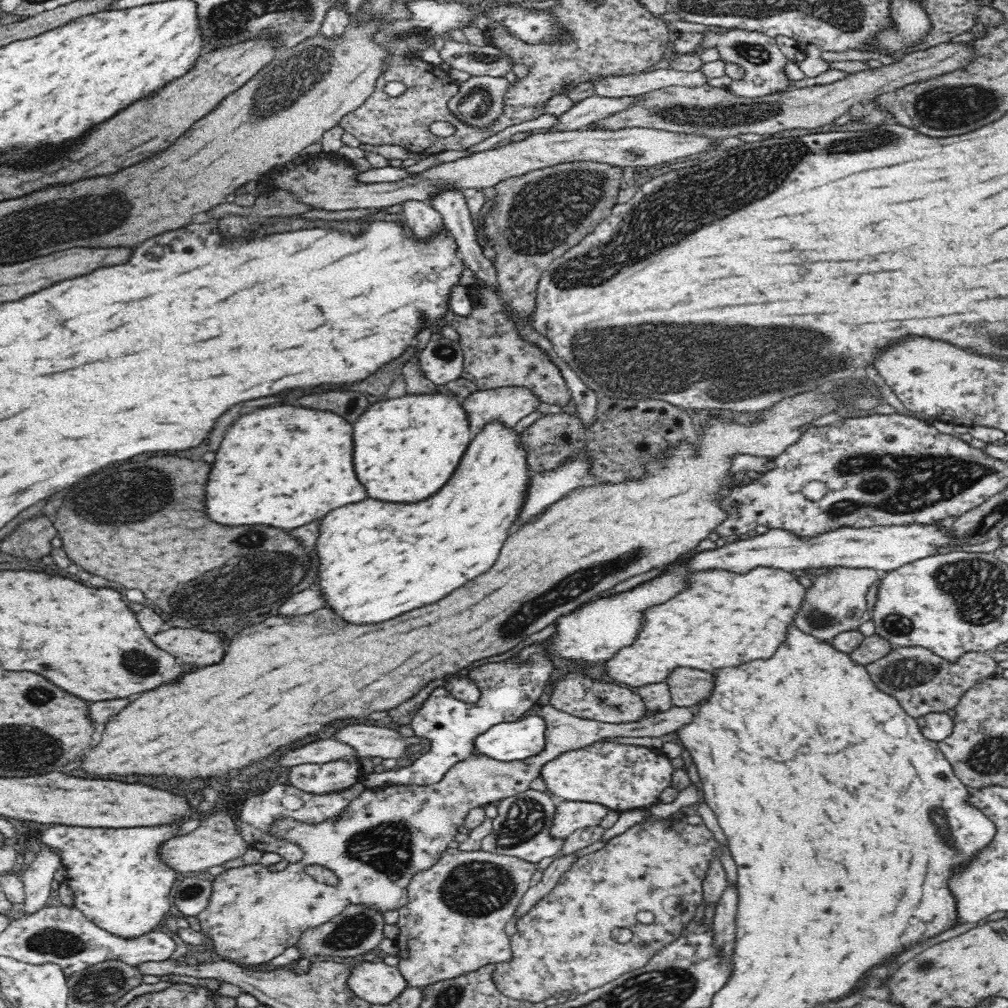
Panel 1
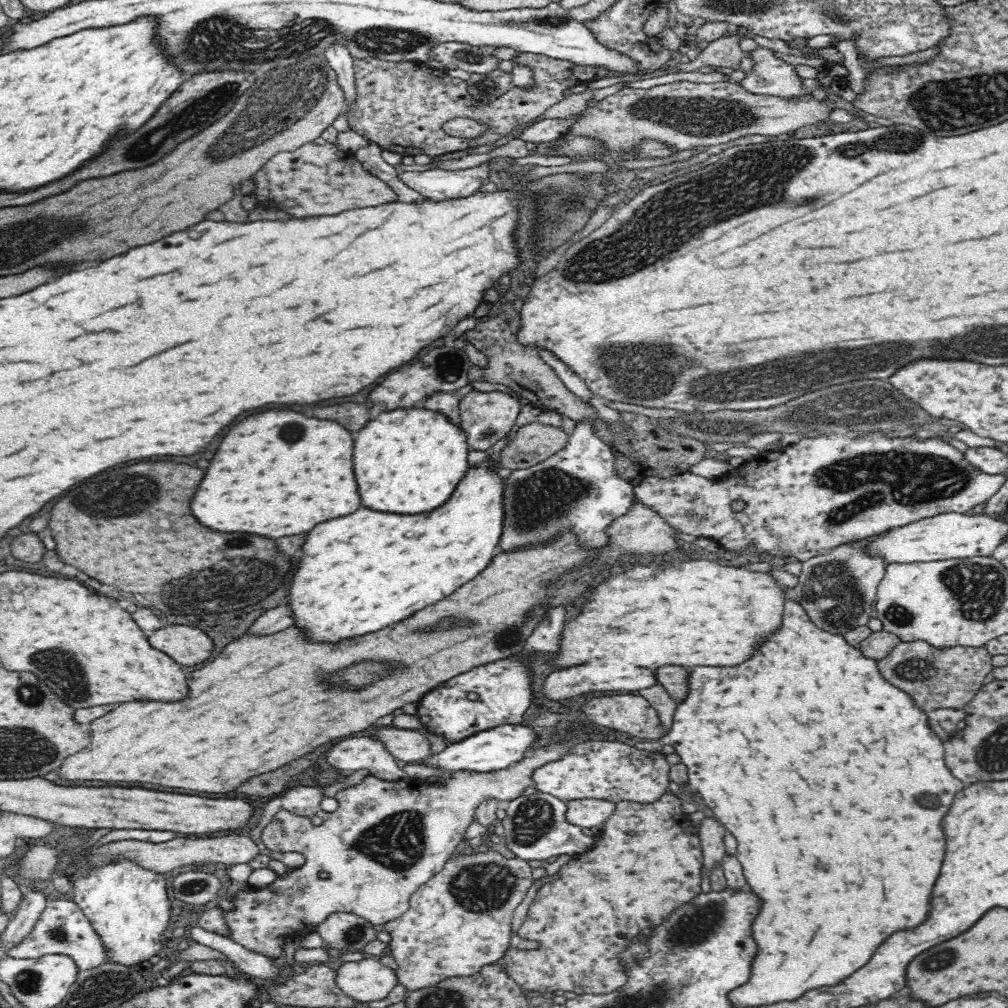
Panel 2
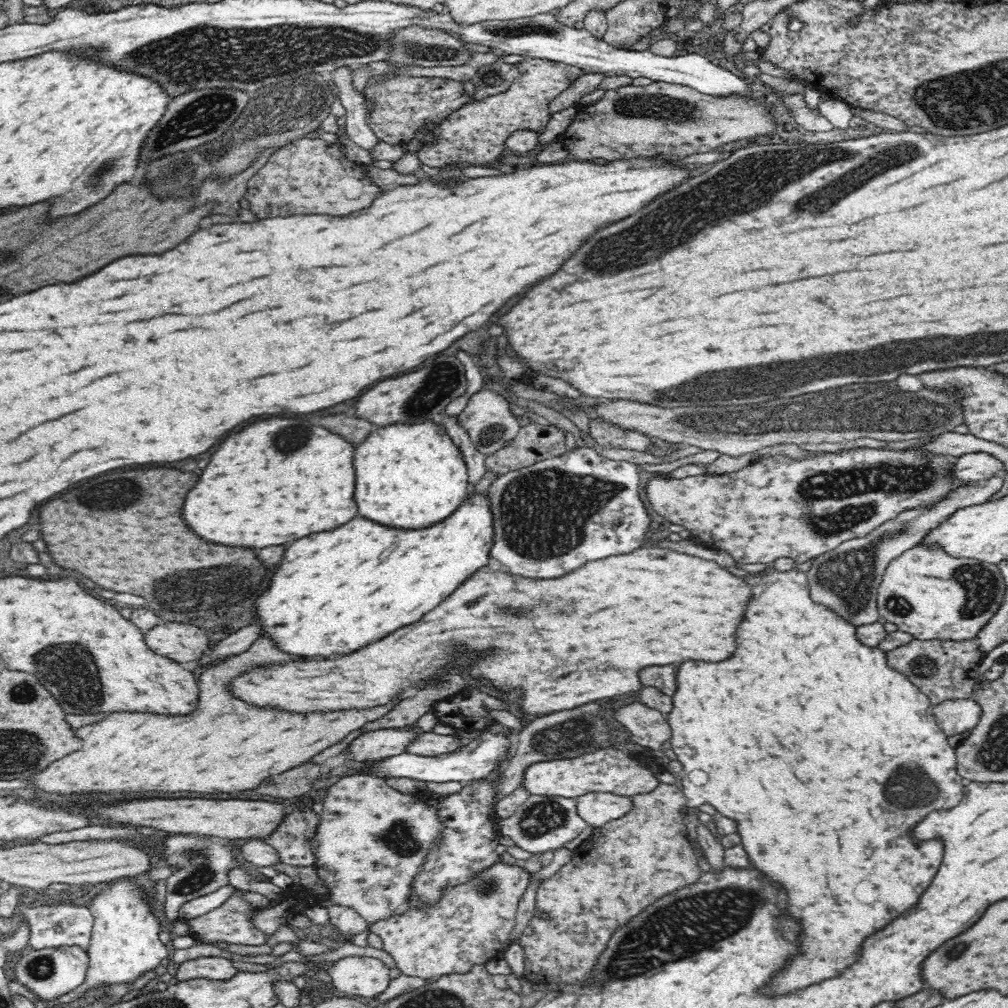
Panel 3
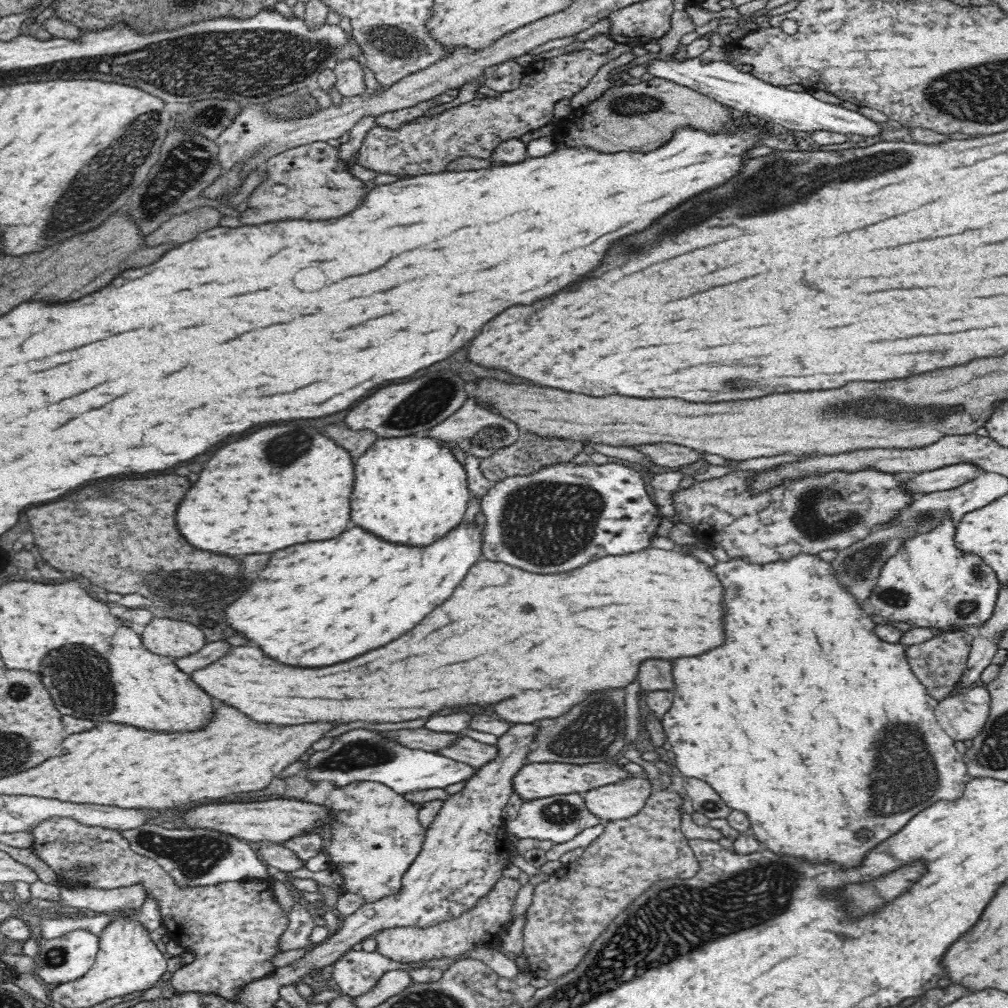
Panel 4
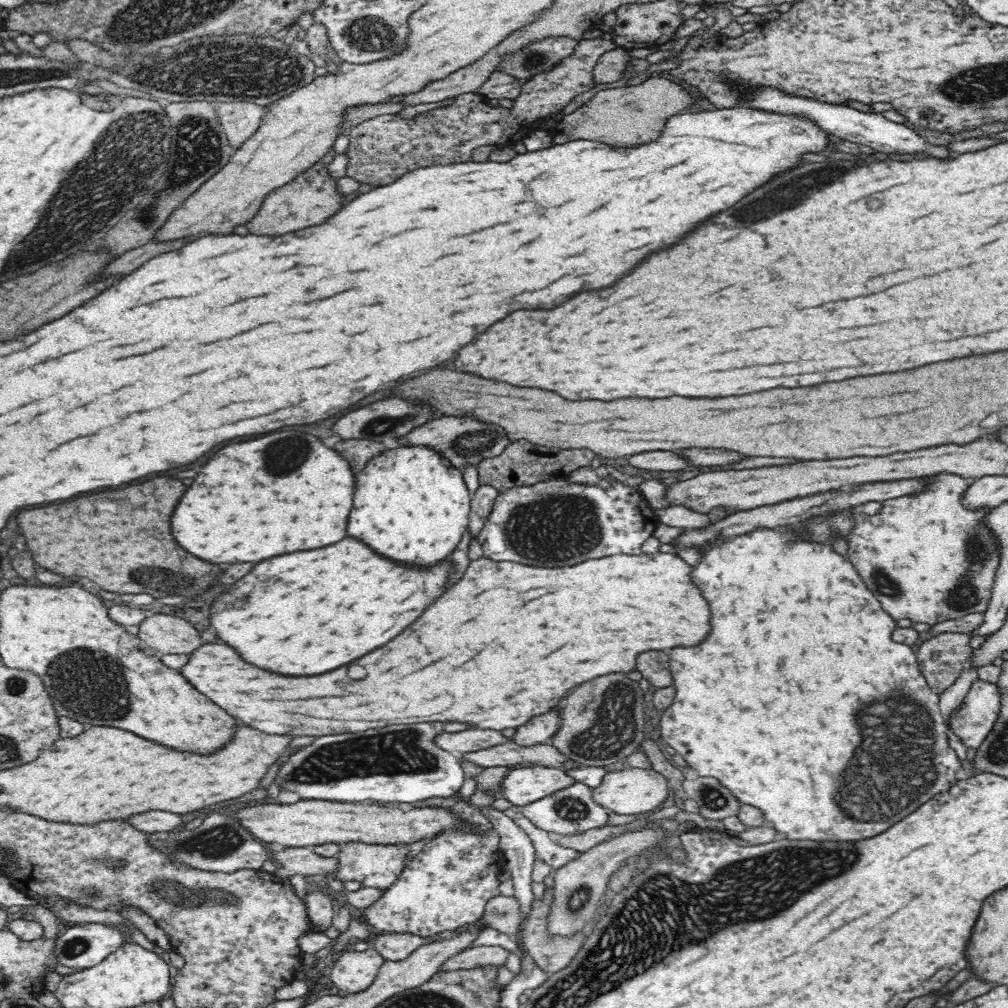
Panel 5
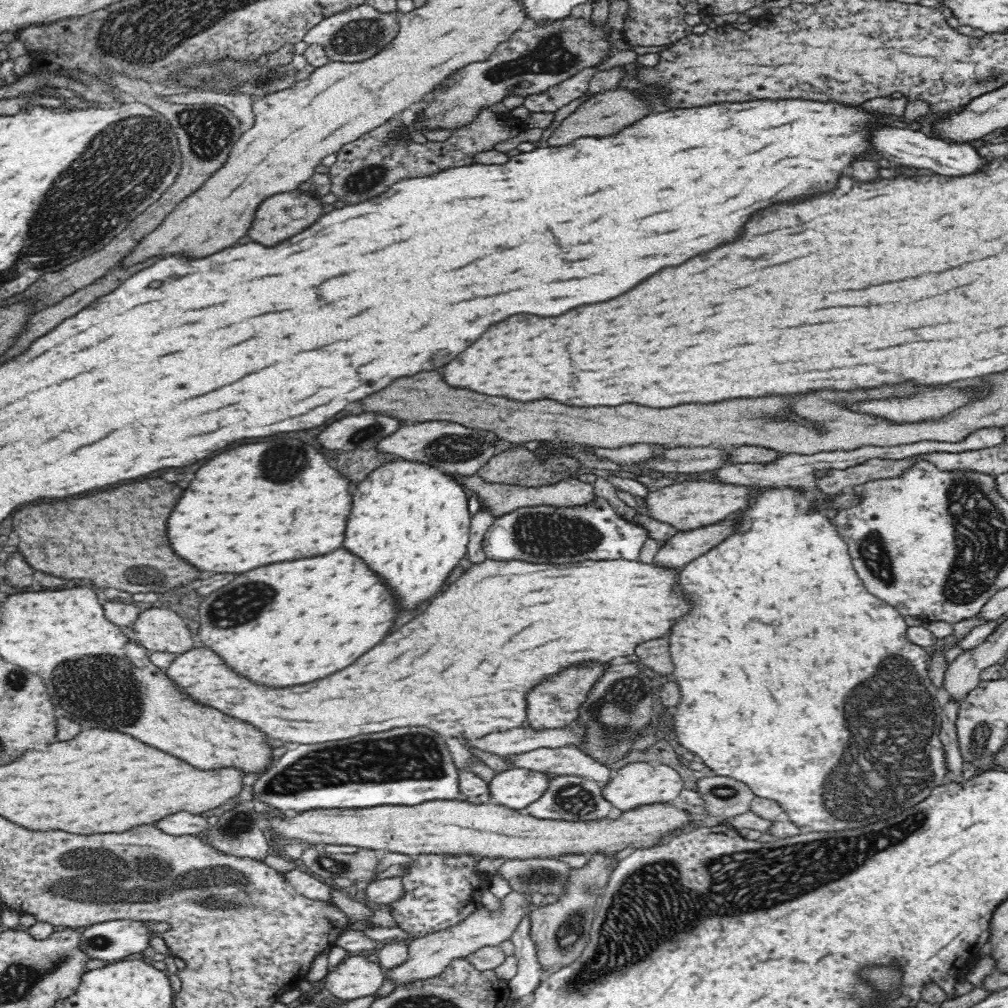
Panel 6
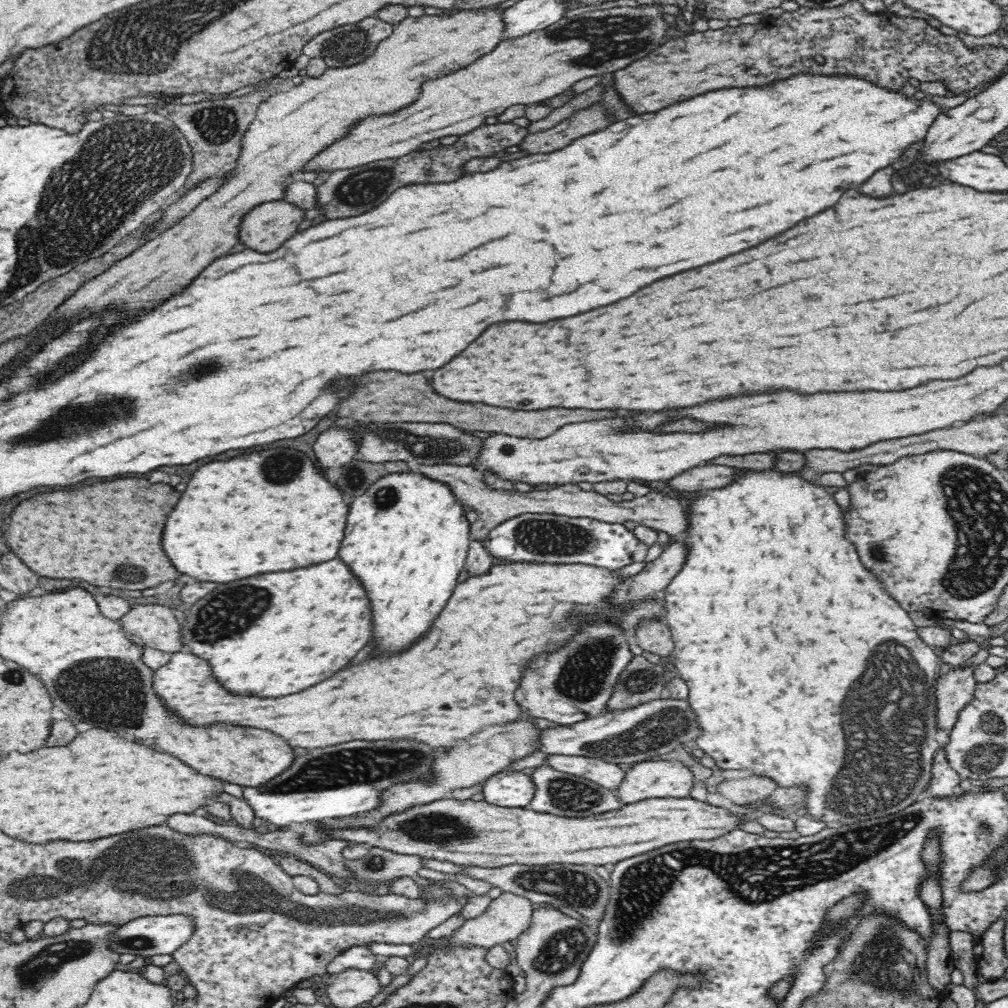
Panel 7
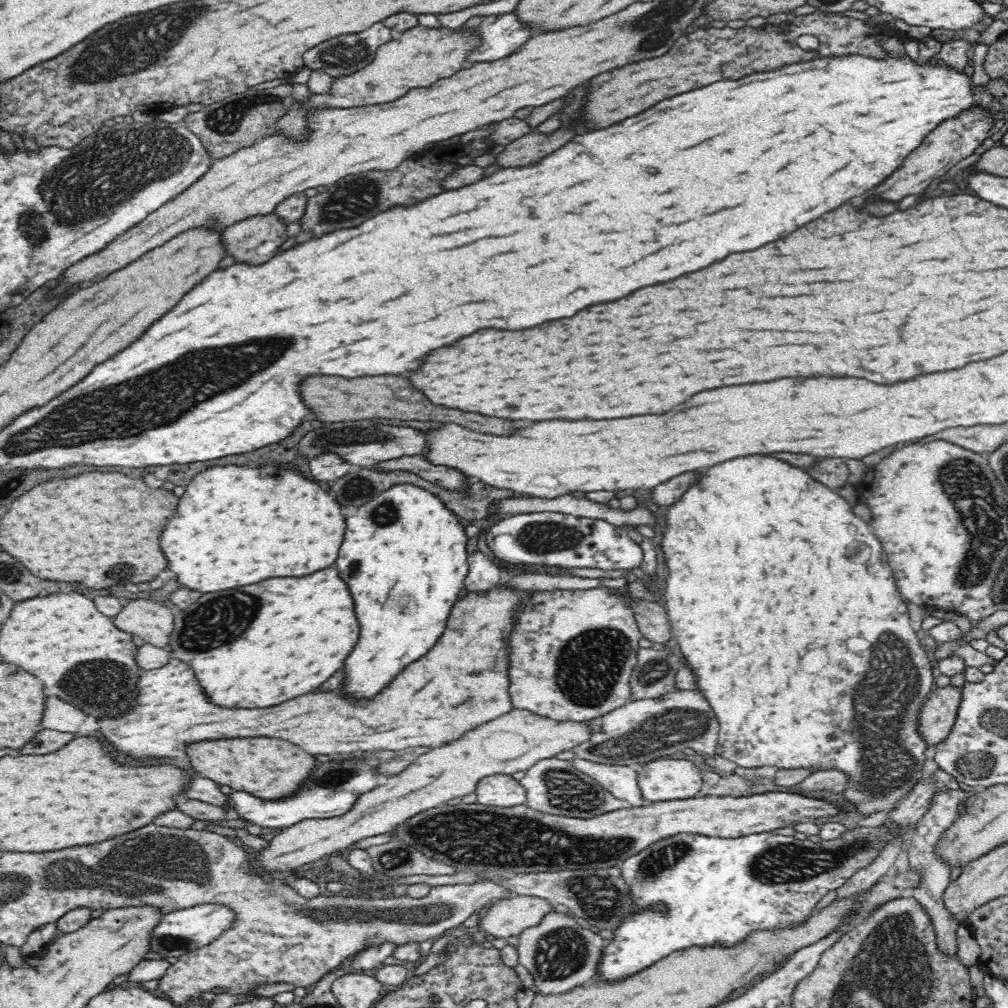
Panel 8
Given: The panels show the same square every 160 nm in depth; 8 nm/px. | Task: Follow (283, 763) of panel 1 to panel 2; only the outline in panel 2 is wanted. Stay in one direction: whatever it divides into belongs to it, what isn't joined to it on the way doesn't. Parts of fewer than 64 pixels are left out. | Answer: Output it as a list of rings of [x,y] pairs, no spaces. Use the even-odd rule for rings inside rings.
[[[362,735],[343,738],[334,742],[330,750],[324,754],[326,763],[346,772],[366,769],[370,775],[385,781],[406,778],[400,769],[400,763],[386,751],[380,742]]]

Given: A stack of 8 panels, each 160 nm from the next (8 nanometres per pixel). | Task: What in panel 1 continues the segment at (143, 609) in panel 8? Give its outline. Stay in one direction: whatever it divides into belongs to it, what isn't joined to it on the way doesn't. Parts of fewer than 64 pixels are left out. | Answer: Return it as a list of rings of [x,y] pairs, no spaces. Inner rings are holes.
[[[170,628],[152,636],[154,644],[169,652],[178,663],[210,666],[222,662],[224,646],[216,634],[190,628]]]

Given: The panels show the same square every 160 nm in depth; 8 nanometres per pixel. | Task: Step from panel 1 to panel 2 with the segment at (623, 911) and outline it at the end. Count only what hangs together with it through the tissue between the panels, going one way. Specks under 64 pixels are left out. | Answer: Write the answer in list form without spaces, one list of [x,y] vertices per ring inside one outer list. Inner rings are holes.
[[[668,791],[662,798],[656,800],[652,804],[636,804],[634,802],[618,802],[615,804],[614,812],[607,818],[605,828],[602,832],[596,834],[600,835],[599,841],[588,851],[579,856],[572,857],[572,860],[566,866],[562,866],[560,878],[542,886],[531,905],[517,934],[524,938],[524,940],[536,940],[538,948],[533,950],[509,948],[505,952],[503,960],[505,963],[501,966],[507,972],[509,977],[516,981],[520,991],[526,994],[526,991],[534,992],[575,992],[576,994],[608,994],[614,992],[616,988],[624,986],[628,976],[624,966],[620,966],[620,954],[624,952],[624,948],[630,944],[630,940],[634,940],[634,936],[638,936],[648,924],[654,928],[658,924],[662,924],[662,920],[666,920],[666,916],[672,914],[678,907],[689,903],[695,896],[701,893],[701,869],[703,868],[703,852],[701,849],[701,840],[699,839],[699,831],[696,826],[691,825],[688,816],[682,812],[681,800],[677,796]]]

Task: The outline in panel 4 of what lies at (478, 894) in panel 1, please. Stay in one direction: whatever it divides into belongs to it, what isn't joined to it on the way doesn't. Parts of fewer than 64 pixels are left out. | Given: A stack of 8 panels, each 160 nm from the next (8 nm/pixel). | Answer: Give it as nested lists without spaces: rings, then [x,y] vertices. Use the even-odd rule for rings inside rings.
[[[500,876],[498,882],[490,888],[488,894],[476,900],[476,904],[462,912],[456,918],[438,922],[434,926],[414,928],[398,926],[396,928],[384,928],[373,936],[377,940],[377,951],[388,958],[402,963],[411,964],[423,960],[450,959],[453,962],[470,958],[468,954],[477,948],[498,949],[501,942],[500,934],[513,920],[513,906],[522,884],[518,877]]]

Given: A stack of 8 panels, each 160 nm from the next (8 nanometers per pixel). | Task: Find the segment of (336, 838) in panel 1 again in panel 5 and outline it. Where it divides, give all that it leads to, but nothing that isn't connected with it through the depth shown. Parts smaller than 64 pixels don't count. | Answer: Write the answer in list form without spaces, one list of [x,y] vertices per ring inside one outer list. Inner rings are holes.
[[[340,842],[337,854],[339,868],[336,873],[339,880],[356,880],[362,887],[386,890],[405,868],[406,857],[410,854],[410,844],[366,844],[365,842]]]

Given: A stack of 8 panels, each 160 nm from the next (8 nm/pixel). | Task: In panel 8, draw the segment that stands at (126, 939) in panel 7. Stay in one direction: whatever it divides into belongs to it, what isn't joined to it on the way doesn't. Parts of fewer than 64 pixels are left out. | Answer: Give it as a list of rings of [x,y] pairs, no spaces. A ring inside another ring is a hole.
[[[199,904],[192,908],[163,914],[162,918],[158,920],[158,924],[150,932],[150,940],[148,940],[150,951],[160,954],[162,958],[182,956],[190,950],[196,950],[196,948],[210,944],[226,928],[230,928],[232,920],[234,920],[234,913],[226,907],[216,904]]]

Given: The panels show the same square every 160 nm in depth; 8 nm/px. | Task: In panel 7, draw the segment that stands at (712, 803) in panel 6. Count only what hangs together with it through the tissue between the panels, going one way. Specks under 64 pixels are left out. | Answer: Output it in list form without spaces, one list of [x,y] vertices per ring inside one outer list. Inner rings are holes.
[[[756,775],[724,779],[716,787],[722,797],[732,801],[732,805],[736,806],[759,805],[777,788],[774,780],[768,777],[756,777]]]

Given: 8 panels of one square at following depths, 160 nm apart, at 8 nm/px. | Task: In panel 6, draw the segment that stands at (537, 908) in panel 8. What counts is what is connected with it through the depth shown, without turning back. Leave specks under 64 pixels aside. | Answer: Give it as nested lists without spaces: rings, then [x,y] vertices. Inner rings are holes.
[[[512,891],[501,898],[499,911],[490,911],[482,907],[453,927],[417,939],[407,939],[408,958],[394,968],[386,968],[384,978],[390,980],[394,988],[414,981],[434,978],[454,959],[464,958],[464,956],[480,950],[483,946],[496,946],[500,942],[508,940],[514,934],[518,922],[526,914],[526,910],[528,910],[528,903],[524,899],[524,894]]]

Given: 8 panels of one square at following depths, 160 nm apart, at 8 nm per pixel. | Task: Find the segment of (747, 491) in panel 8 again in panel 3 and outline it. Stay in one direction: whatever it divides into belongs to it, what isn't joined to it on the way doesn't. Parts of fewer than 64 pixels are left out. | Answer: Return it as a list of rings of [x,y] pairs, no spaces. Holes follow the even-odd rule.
[[[791,570],[781,572],[773,571],[772,574],[762,578],[746,578],[752,586],[754,600],[750,600],[748,610],[744,614],[742,624],[738,626],[738,648],[732,658],[716,664],[708,662],[694,662],[688,660],[678,668],[678,688],[673,696],[672,710],[666,715],[672,728],[670,743],[672,749],[682,764],[683,772],[680,774],[682,789],[687,799],[686,808],[699,808],[702,804],[710,804],[722,817],[736,820],[736,832],[740,835],[741,844],[748,852],[748,860],[772,882],[780,884],[788,892],[788,916],[800,920],[800,952],[790,958],[782,972],[778,972],[768,986],[764,986],[762,994],[790,994],[794,990],[804,990],[810,984],[818,984],[822,980],[830,980],[846,970],[854,960],[858,960],[862,942],[884,928],[894,918],[902,916],[908,908],[918,904],[926,886],[930,886],[940,862],[942,862],[942,840],[934,838],[930,842],[916,840],[910,832],[912,828],[926,818],[934,810],[948,810],[960,804],[965,790],[962,777],[956,773],[956,754],[948,746],[948,738],[939,727],[933,713],[932,703],[928,697],[908,680],[906,675],[894,671],[886,663],[886,653],[878,647],[863,645],[856,637],[856,628],[848,624],[836,612],[814,604],[808,596],[808,582],[806,573]],[[694,770],[702,770],[708,774],[706,784],[696,786],[688,782],[688,774]],[[888,778],[922,778],[922,780],[888,780]],[[874,794],[938,794],[938,796],[874,796]]]

